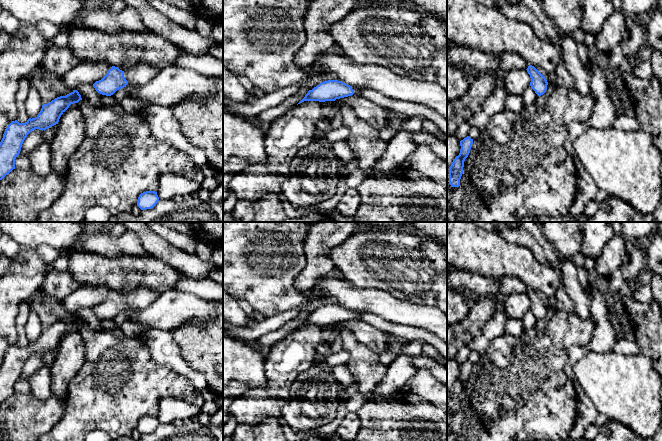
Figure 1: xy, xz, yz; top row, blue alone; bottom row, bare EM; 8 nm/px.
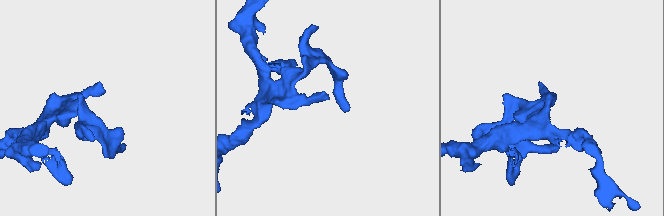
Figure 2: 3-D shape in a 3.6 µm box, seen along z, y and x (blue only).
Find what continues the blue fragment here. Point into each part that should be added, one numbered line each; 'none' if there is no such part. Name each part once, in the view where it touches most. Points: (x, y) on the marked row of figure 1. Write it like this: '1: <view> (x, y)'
1: xy (139, 74)

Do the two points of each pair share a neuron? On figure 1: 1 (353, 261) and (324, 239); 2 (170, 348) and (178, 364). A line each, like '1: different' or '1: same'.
1: different
2: same

